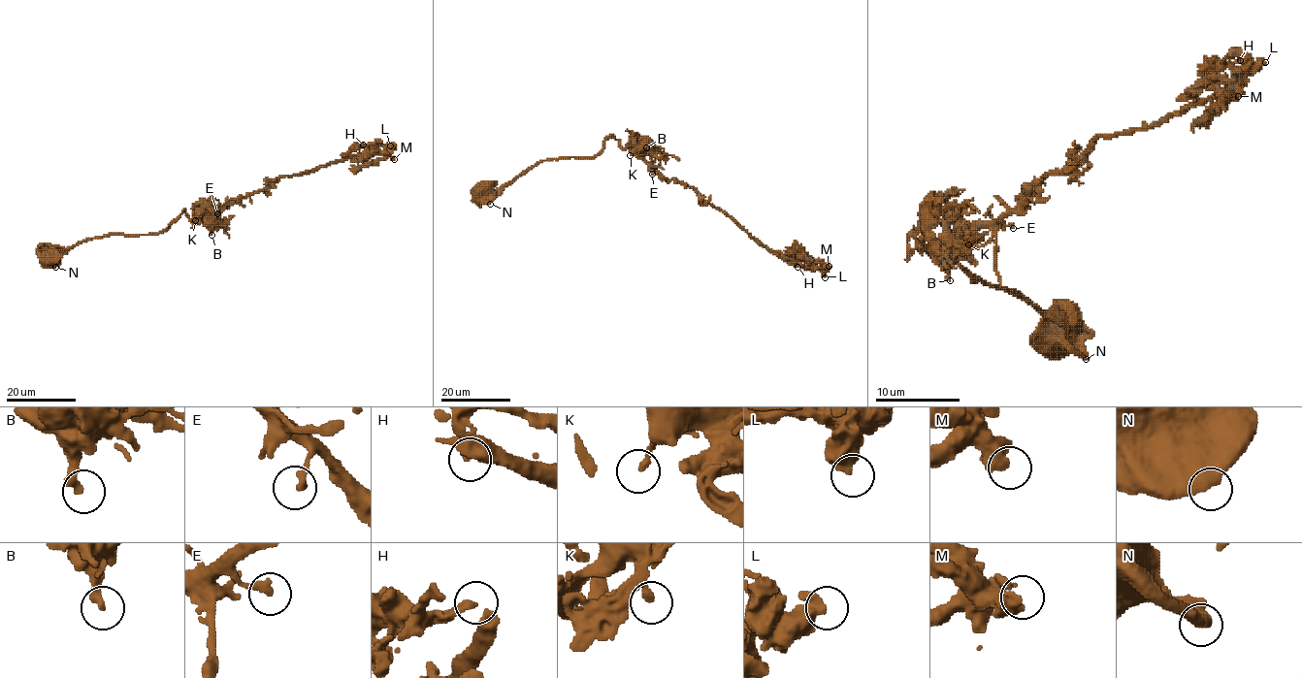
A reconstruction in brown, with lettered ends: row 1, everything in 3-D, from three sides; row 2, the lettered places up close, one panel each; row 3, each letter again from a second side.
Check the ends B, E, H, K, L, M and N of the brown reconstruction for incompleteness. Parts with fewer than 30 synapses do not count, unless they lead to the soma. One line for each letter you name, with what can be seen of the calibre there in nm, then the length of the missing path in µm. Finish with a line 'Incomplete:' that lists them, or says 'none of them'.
Incomplete: none of them

